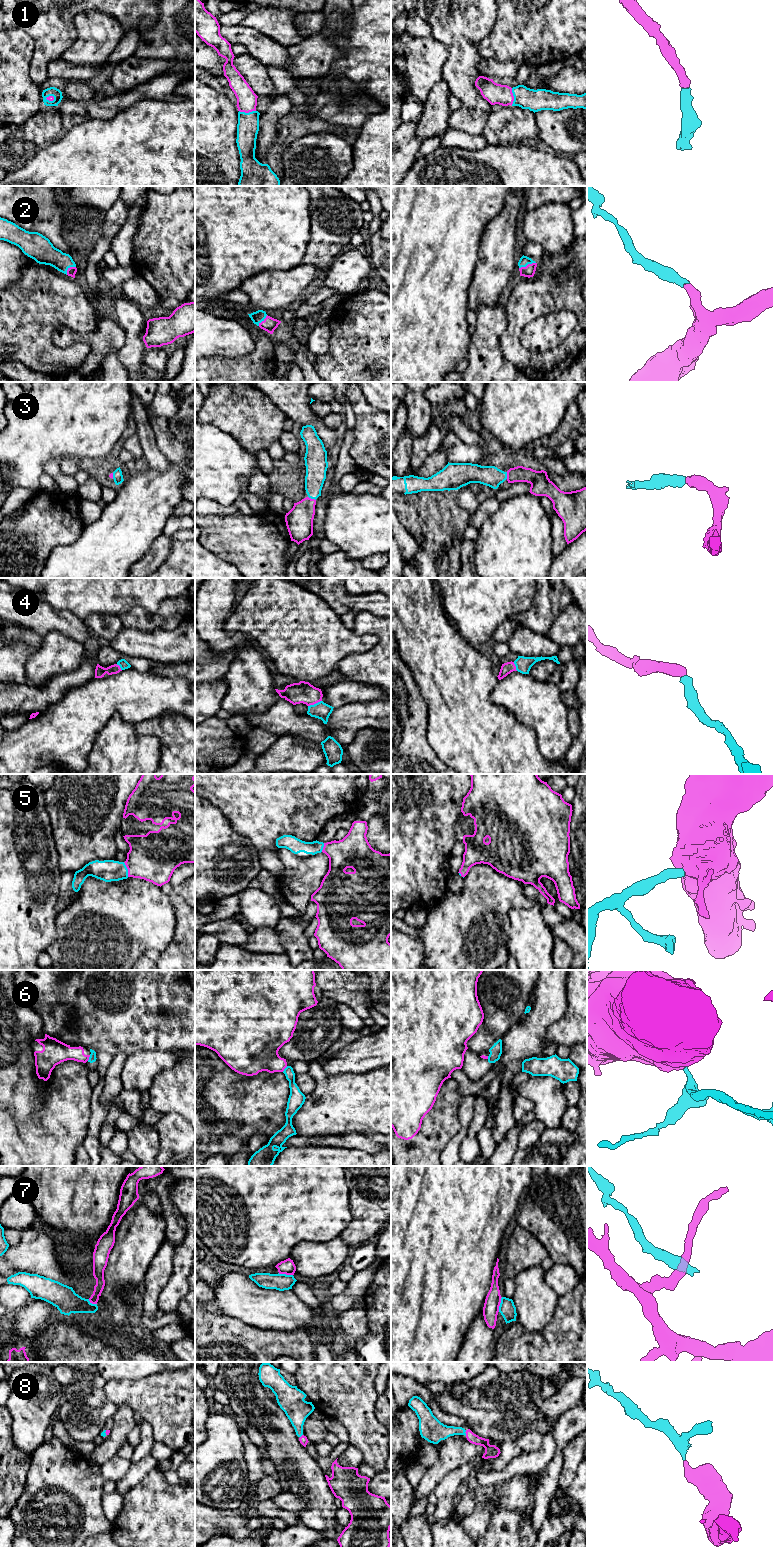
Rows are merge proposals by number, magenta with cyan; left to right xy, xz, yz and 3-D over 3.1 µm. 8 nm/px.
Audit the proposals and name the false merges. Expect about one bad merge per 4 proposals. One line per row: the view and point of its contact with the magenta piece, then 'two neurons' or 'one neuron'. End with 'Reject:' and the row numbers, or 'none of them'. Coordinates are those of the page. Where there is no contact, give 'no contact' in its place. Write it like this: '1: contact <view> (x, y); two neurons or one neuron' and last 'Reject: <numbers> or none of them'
1: contact yz (513, 97); one neuron
2: contact yz (528, 264); one neuron
3: contact xz (312, 499); one neuron
4: contact xz (314, 703); one neuron
5: contact xy (127, 868); one neuron
6: contact xy (88, 1058); two neurons
7: contact yz (499, 1304); two neurons
8: contact yz (465, 1432); one neuron
Reject: 6, 7

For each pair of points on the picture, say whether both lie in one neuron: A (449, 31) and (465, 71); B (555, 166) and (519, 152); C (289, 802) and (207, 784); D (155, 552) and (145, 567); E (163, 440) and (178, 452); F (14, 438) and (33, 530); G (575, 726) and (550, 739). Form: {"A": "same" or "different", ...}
{"A": "same", "B": "same", "C": "same", "D": "same", "E": "same", "F": "different", "G": "different"}

